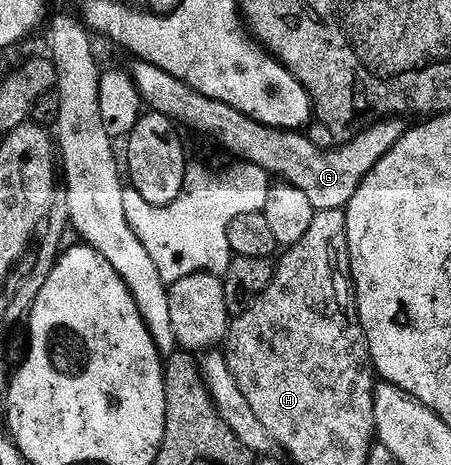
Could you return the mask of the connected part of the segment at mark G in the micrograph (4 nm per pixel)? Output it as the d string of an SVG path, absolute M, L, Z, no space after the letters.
M141 61L134 64L134 83L143 104L149 110L168 117L179 128L187 127L188 130L211 139L228 154L243 159L243 164L259 167L271 177L279 175L283 184L306 196L315 212L340 211L346 208L366 174L406 136L408 130L407 124L402 124L405 122L401 118L387 117L371 122L367 131L357 132L358 136L355 134L347 138L343 147L322 150L317 142L309 143L308 140L301 139L303 136L299 132L281 131L252 121L252 117L242 115L230 105L210 98L205 90L181 83L154 64Z

